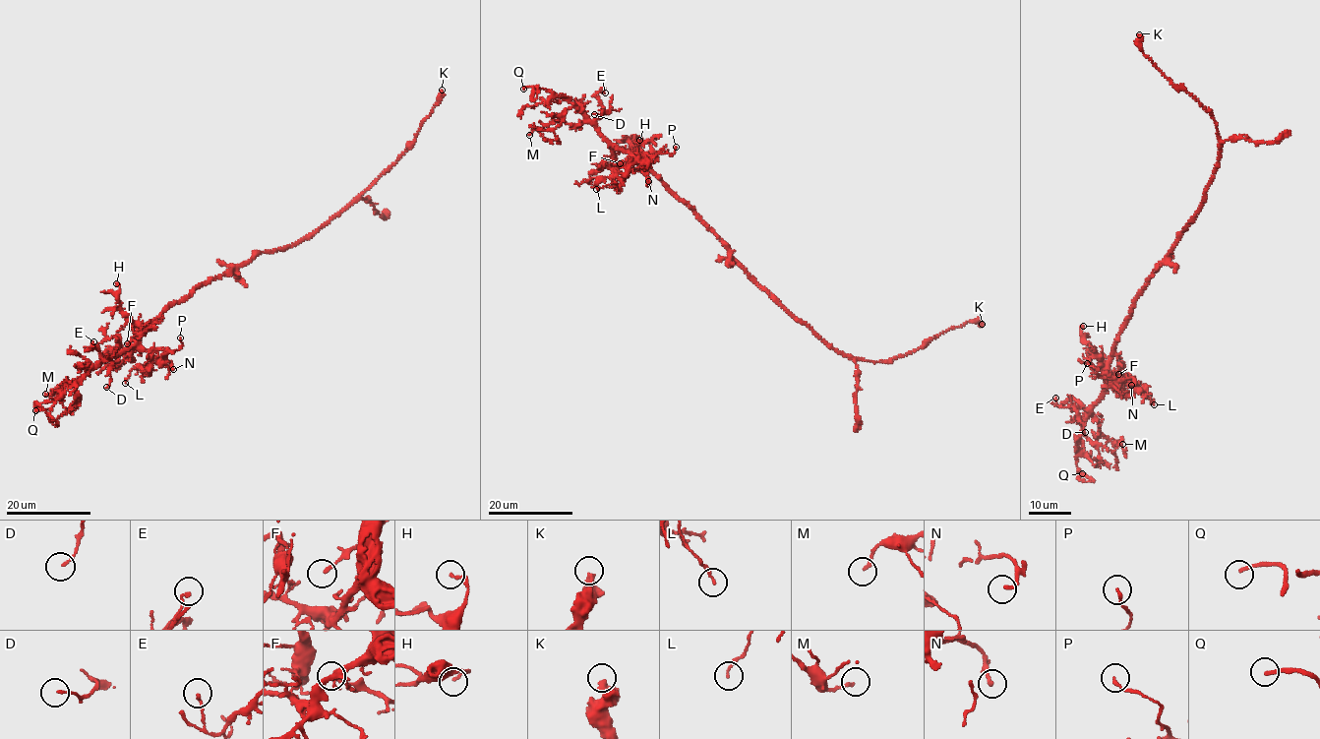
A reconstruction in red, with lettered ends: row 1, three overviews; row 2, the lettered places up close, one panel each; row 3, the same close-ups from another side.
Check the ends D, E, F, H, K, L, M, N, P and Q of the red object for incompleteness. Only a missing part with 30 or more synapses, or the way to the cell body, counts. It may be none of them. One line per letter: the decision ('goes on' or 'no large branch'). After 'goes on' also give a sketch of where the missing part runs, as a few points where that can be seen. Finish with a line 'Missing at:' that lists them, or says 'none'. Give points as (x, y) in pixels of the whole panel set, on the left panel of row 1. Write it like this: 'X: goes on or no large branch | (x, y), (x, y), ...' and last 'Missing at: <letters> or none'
D: no large branch
E: no large branch
F: no large branch
H: no large branch
K: no large branch
L: no large branch
M: no large branch
N: no large branch
P: no large branch
Q: goes on
Missing at: Q

